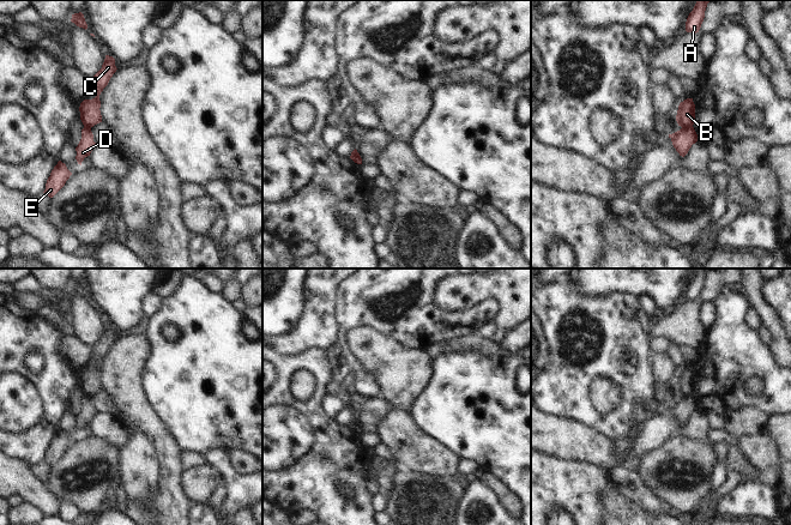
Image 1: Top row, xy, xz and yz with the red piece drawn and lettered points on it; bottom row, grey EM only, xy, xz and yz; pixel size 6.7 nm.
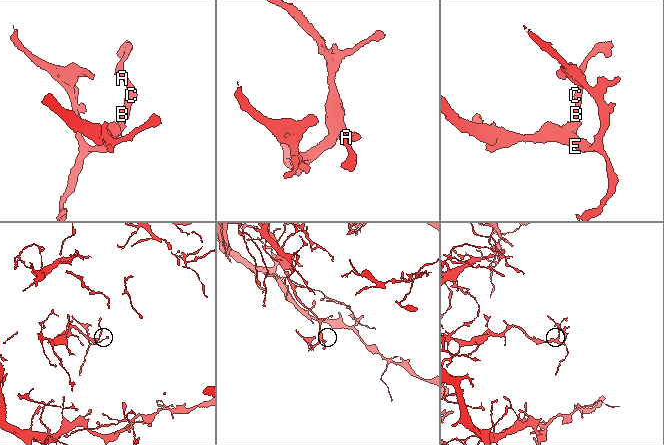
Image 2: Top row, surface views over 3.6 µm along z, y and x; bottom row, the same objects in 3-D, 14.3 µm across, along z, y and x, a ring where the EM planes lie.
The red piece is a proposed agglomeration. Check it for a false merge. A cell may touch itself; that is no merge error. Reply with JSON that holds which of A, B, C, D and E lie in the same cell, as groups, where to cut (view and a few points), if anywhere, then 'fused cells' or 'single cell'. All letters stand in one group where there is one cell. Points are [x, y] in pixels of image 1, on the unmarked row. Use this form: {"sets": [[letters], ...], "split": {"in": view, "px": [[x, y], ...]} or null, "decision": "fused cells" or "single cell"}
{"sets": [["A", "B", "C"], ["D", "E"]], "split": {"in": "yz", "px": [[692, 394], [682, 397]]}, "decision": "fused cells"}

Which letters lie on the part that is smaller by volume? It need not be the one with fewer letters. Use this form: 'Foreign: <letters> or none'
Foreign: A, B, C

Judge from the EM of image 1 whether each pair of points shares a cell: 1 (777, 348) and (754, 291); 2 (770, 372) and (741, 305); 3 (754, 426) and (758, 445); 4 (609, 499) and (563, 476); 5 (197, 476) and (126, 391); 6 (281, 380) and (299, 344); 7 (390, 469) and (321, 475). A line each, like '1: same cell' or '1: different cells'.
1: same cell
2: same cell
3: different cells
4: different cells
5: different cells
6: different cells
7: different cells

